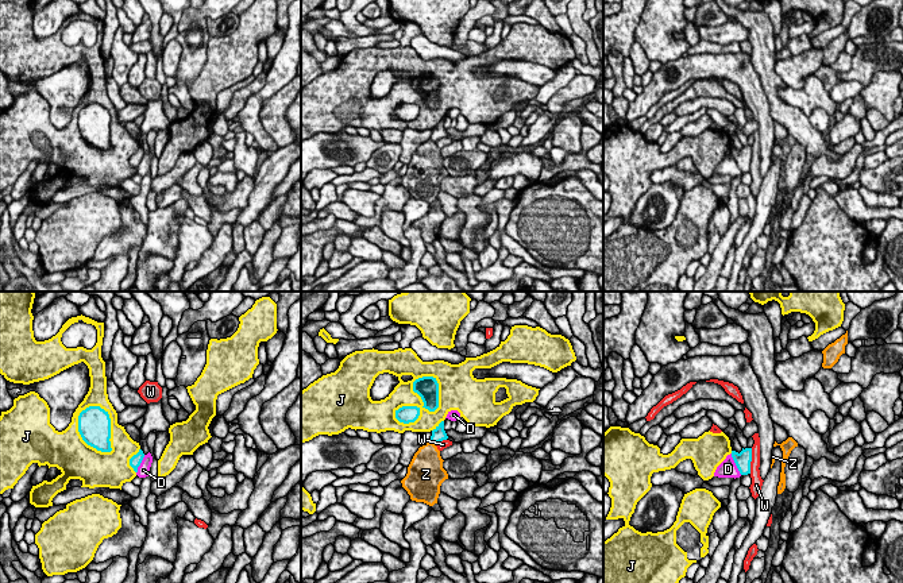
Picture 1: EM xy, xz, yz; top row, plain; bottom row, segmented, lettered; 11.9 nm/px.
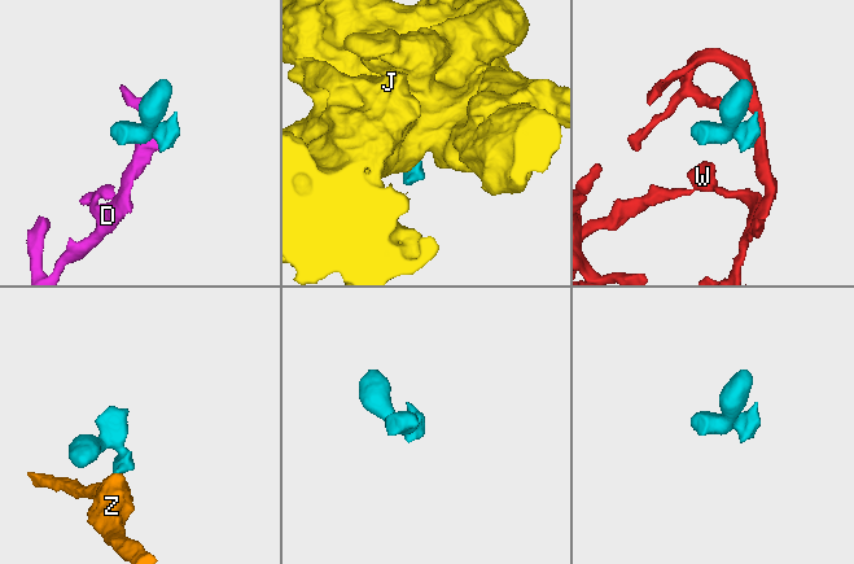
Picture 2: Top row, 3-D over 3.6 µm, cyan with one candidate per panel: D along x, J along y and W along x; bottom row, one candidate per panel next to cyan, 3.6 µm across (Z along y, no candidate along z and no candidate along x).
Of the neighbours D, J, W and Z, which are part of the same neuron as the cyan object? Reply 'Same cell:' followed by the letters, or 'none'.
Same cell: J

